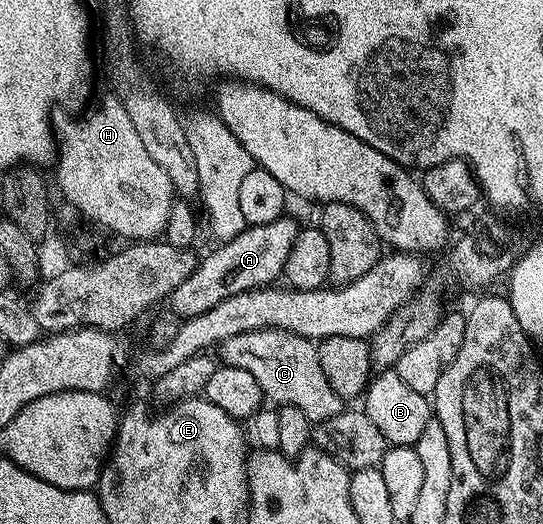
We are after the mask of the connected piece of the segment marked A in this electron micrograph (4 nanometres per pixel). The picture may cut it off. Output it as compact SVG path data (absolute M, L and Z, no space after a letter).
M290 215L278 217L273 223L247 225L240 228L234 237L228 237L207 258L196 264L193 275L181 283L169 298L170 312L179 319L195 317L209 307L217 307L229 295L241 295L251 289L261 289L278 282L283 277L283 268L293 249L301 225Z

